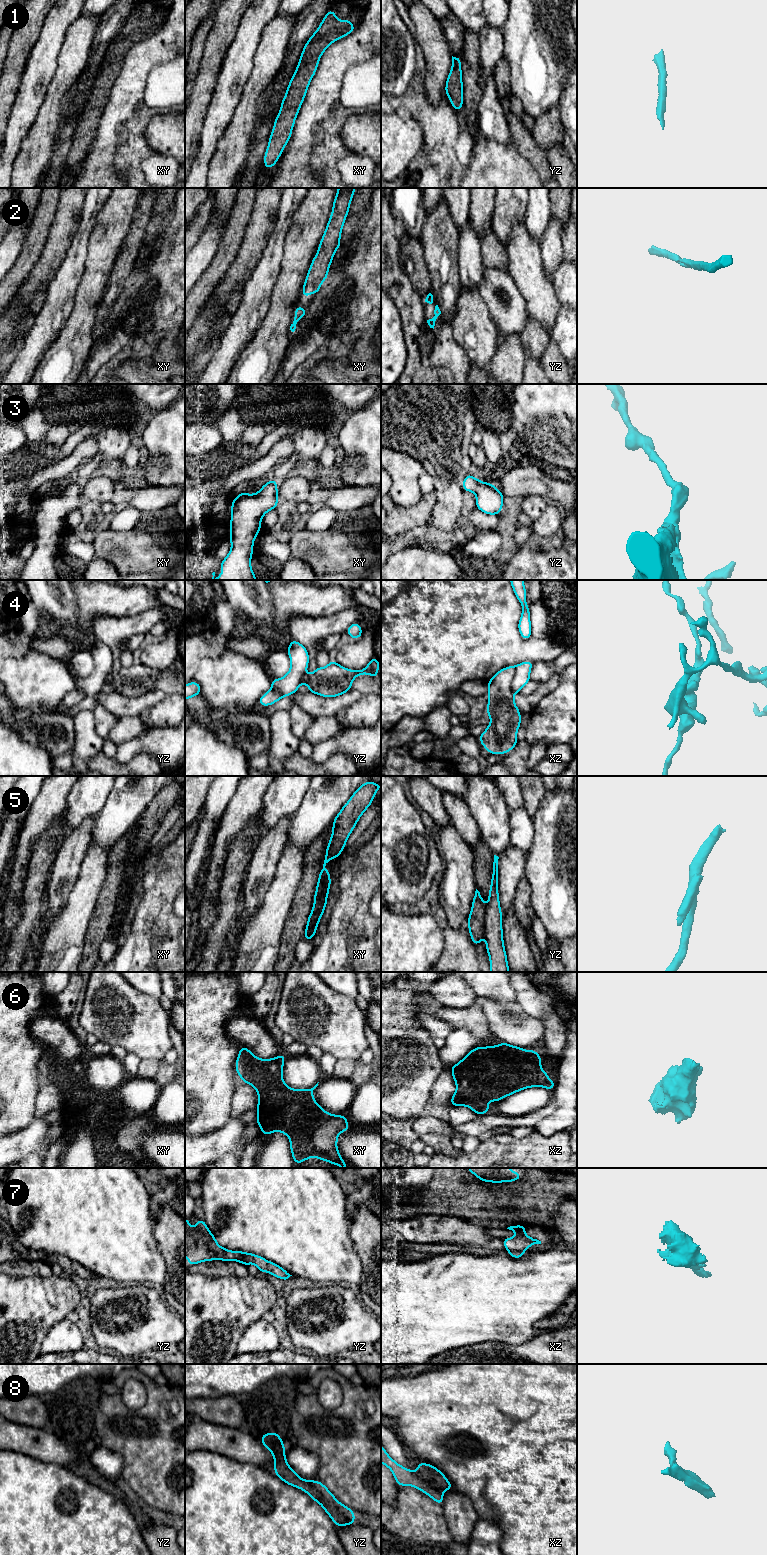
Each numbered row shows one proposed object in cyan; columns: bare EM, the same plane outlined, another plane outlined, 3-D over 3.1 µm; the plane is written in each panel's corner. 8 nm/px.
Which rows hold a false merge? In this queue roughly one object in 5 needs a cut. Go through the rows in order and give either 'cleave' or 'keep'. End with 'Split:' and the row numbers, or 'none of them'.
1: keep
2: keep
3: keep
4: cleave
5: cleave
6: keep
7: keep
8: keep
Split: 4, 5

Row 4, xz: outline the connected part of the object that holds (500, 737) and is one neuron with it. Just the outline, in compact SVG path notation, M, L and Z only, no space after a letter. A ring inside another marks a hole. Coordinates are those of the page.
M515 666L498 671L488 681L488 705L486 713L491 722L479 736L479 740L489 754L505 754L517 744L517 731L521 724L521 714L514 702L512 680Z

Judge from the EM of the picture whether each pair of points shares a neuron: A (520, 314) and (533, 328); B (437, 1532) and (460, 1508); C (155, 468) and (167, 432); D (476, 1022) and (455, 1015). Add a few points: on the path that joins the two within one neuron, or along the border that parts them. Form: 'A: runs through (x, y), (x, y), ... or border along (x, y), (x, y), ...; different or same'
A: border along (529, 315), (521, 337); different
B: border along (442, 1505), (448, 1530), (458, 1543); different
C: runs through (153, 459), (153, 453), (158, 441); same
D: runs through (471, 1018), (460, 1018); same

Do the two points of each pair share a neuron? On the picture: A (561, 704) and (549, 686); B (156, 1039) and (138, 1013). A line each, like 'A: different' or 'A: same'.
A: different
B: same

